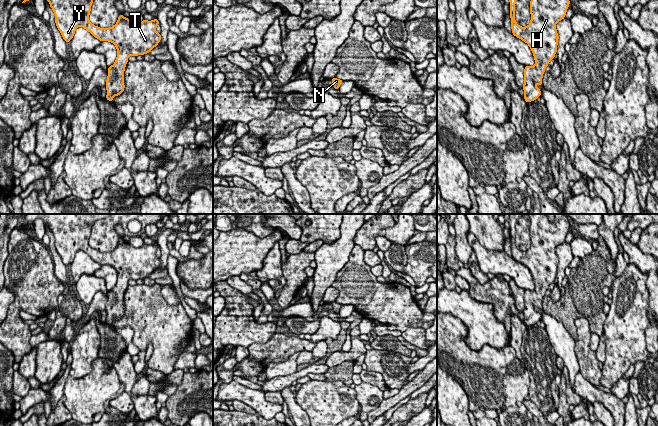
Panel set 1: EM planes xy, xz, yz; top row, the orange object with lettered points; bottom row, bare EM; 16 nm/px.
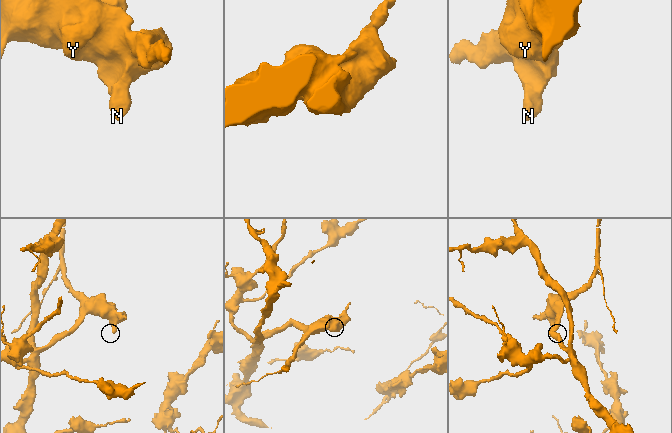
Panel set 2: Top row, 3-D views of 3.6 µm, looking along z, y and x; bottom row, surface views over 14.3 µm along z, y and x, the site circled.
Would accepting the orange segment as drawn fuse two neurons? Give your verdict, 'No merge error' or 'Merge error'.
No merge error

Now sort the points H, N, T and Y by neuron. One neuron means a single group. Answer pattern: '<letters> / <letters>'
H N T Y

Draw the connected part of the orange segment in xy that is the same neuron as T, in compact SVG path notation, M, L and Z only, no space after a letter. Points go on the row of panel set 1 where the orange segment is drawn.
M48 0L55 14L55 23L63 39L69 43L77 27L81 26L95 38L112 42L117 48L115 63L108 67L106 80L106 99L113 102L114 96L119 96L125 88L124 70L130 55L138 56L149 53L161 41L161 34L156 32L159 23L143 20L134 23L123 14L117 23L110 28L99 28L89 21L93 0Z

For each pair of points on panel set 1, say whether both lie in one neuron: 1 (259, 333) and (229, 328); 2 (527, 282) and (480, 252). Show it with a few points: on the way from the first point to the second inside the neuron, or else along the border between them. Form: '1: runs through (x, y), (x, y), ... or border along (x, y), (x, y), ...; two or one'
1: runs through (252, 332), (236, 328); one
2: runs through (515, 270), (509, 266), (492, 261); one

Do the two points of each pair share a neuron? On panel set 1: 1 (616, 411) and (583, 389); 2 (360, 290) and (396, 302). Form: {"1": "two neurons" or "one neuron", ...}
{"1": "one neuron", "2": "one neuron"}

